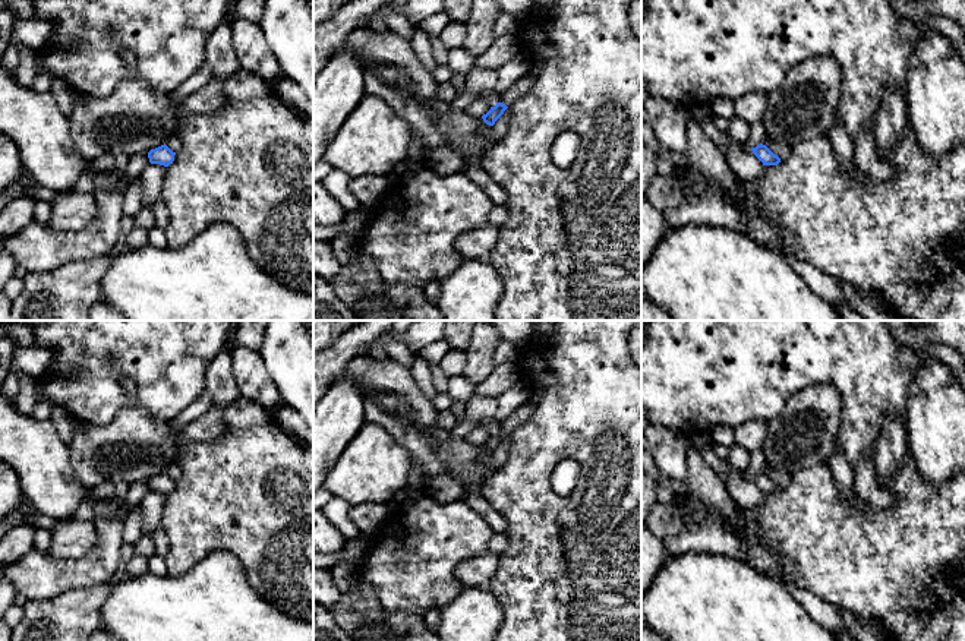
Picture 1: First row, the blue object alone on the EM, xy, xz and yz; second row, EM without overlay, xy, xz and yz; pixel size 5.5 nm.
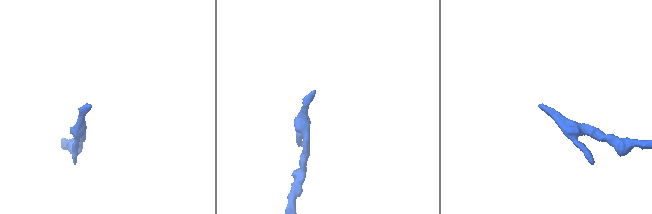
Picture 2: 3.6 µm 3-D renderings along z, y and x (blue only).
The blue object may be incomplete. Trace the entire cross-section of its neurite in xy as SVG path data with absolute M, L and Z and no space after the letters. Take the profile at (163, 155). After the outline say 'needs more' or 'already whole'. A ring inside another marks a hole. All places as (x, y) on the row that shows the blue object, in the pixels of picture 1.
M161 145L148 152L151 164L160 164L168 167L174 161L176 152L173 152L167 145Z | already whole

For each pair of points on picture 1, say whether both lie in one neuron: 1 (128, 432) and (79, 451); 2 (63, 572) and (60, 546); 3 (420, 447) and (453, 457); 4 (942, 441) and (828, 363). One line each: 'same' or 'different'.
1: same
2: different
3: same
4: different

